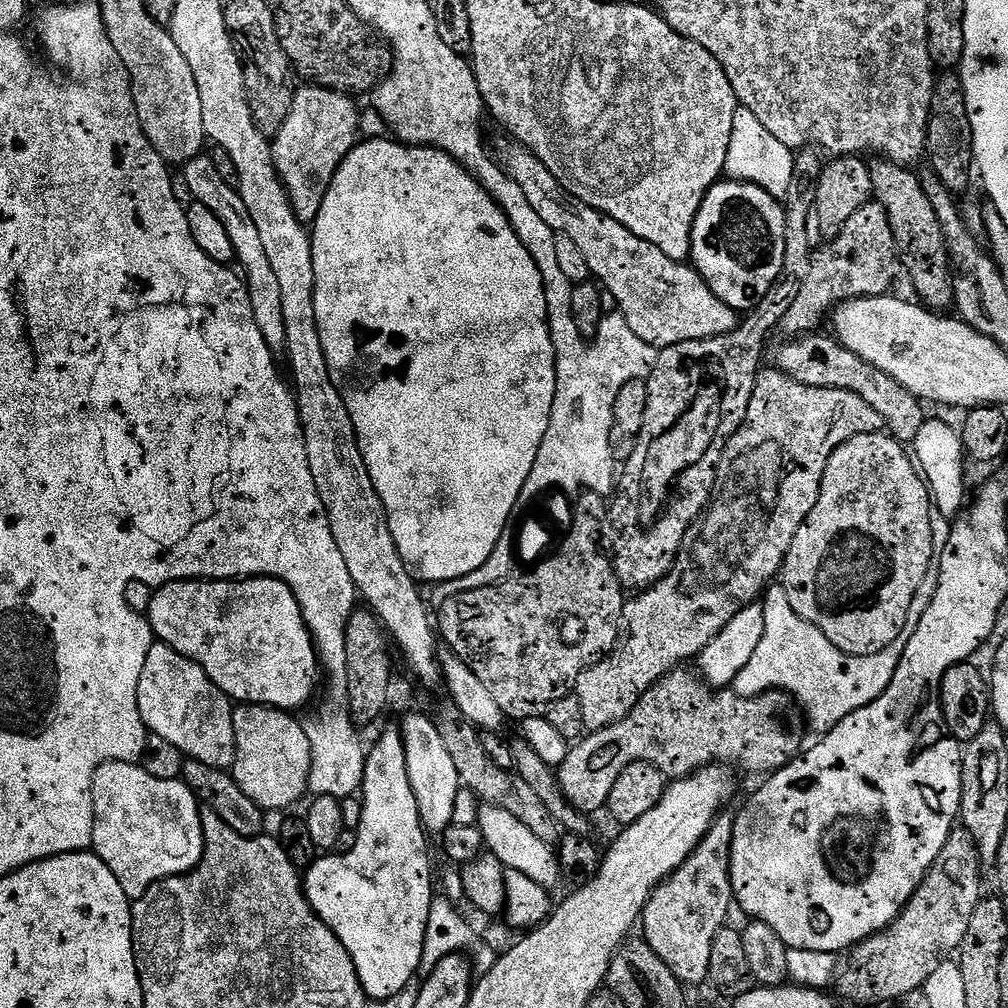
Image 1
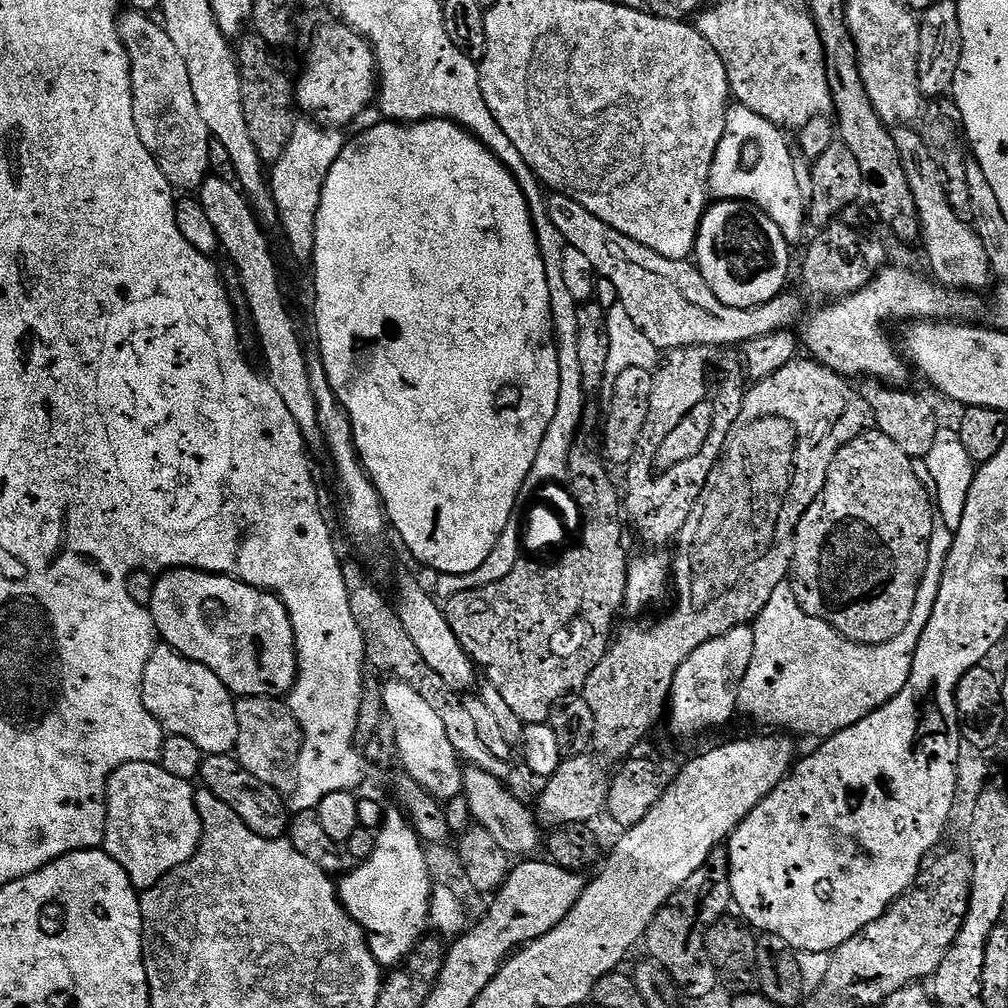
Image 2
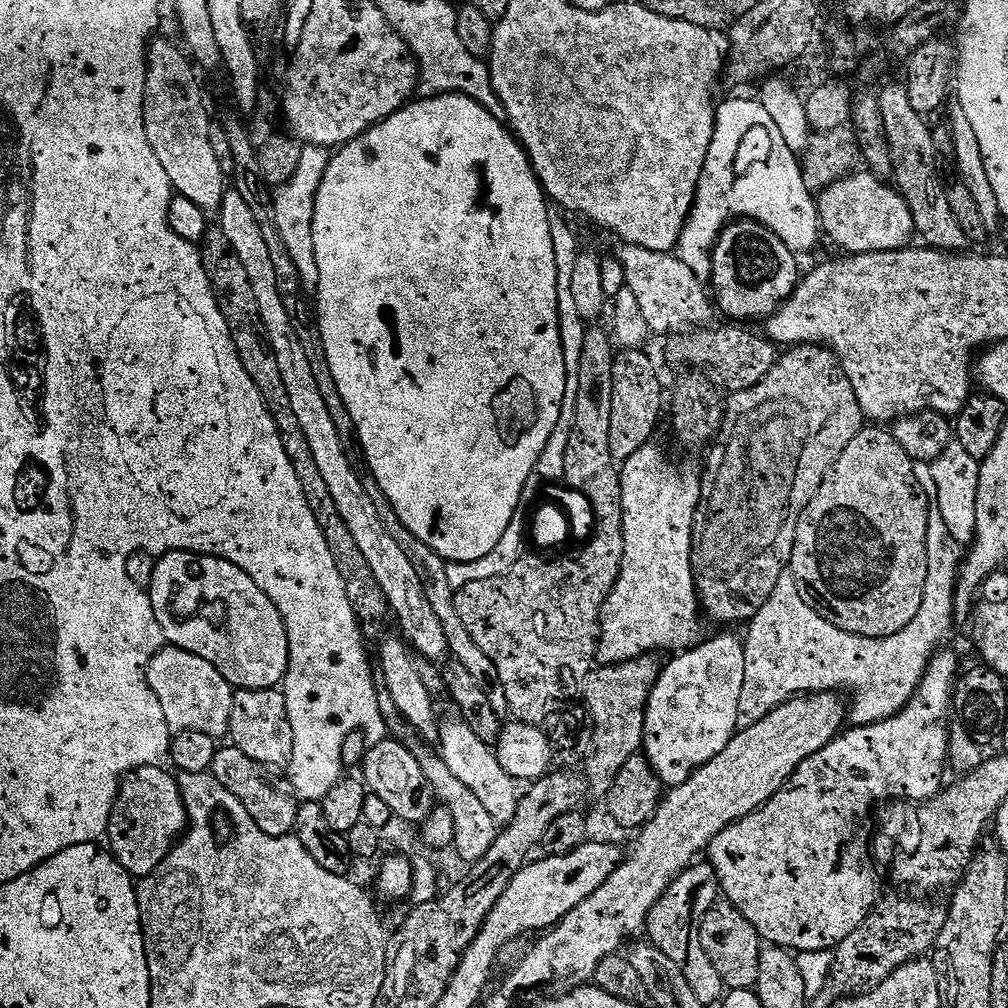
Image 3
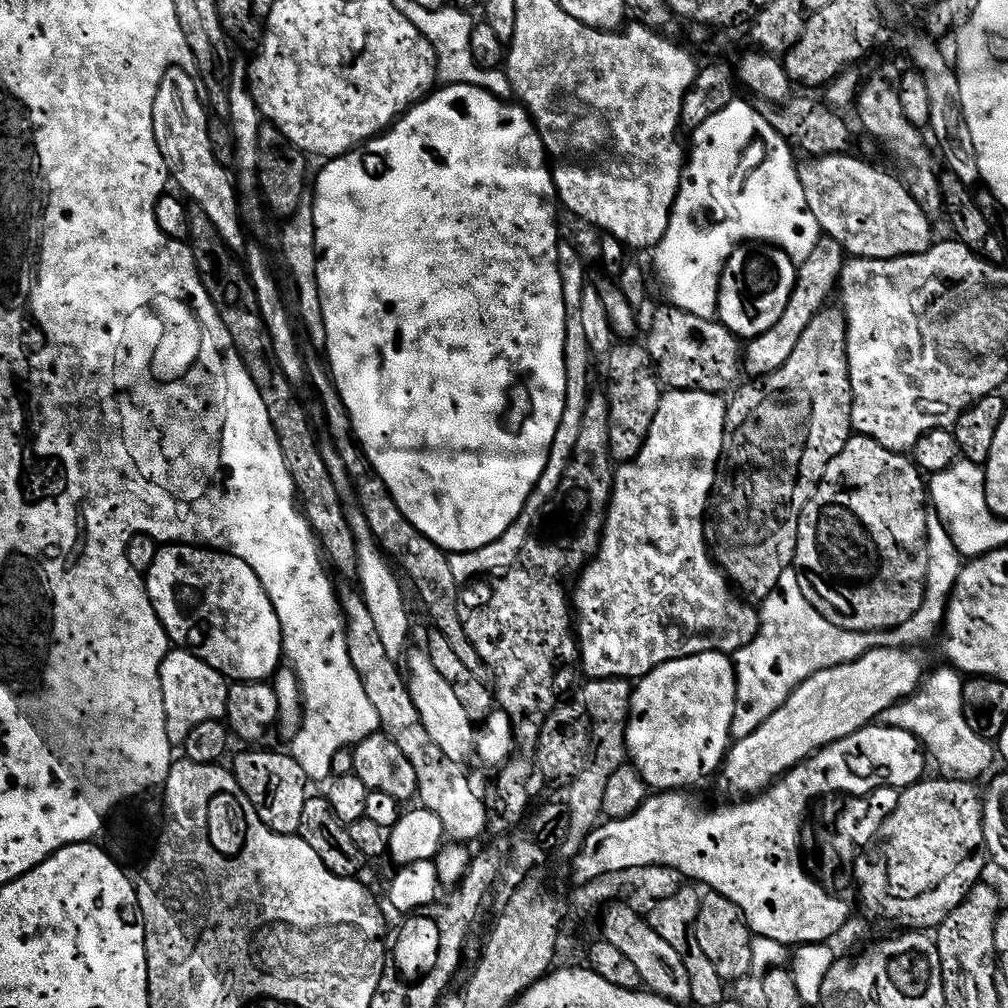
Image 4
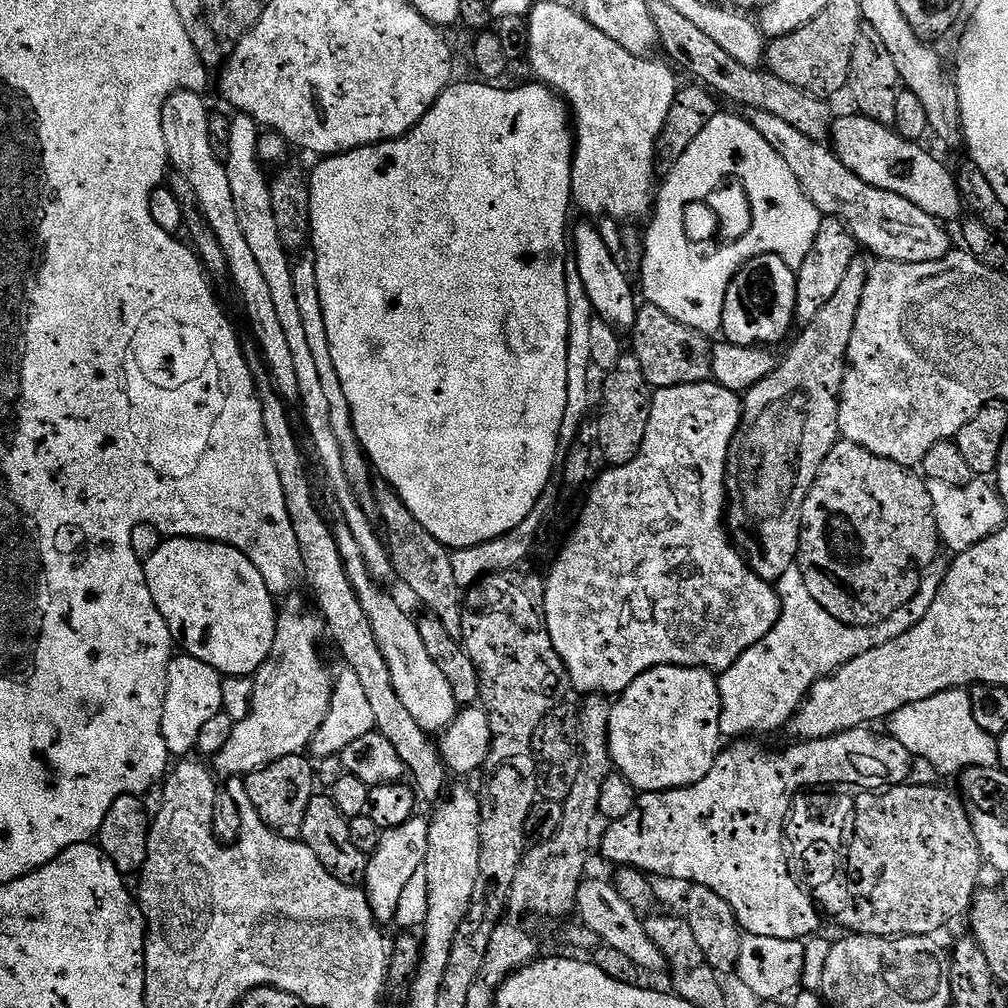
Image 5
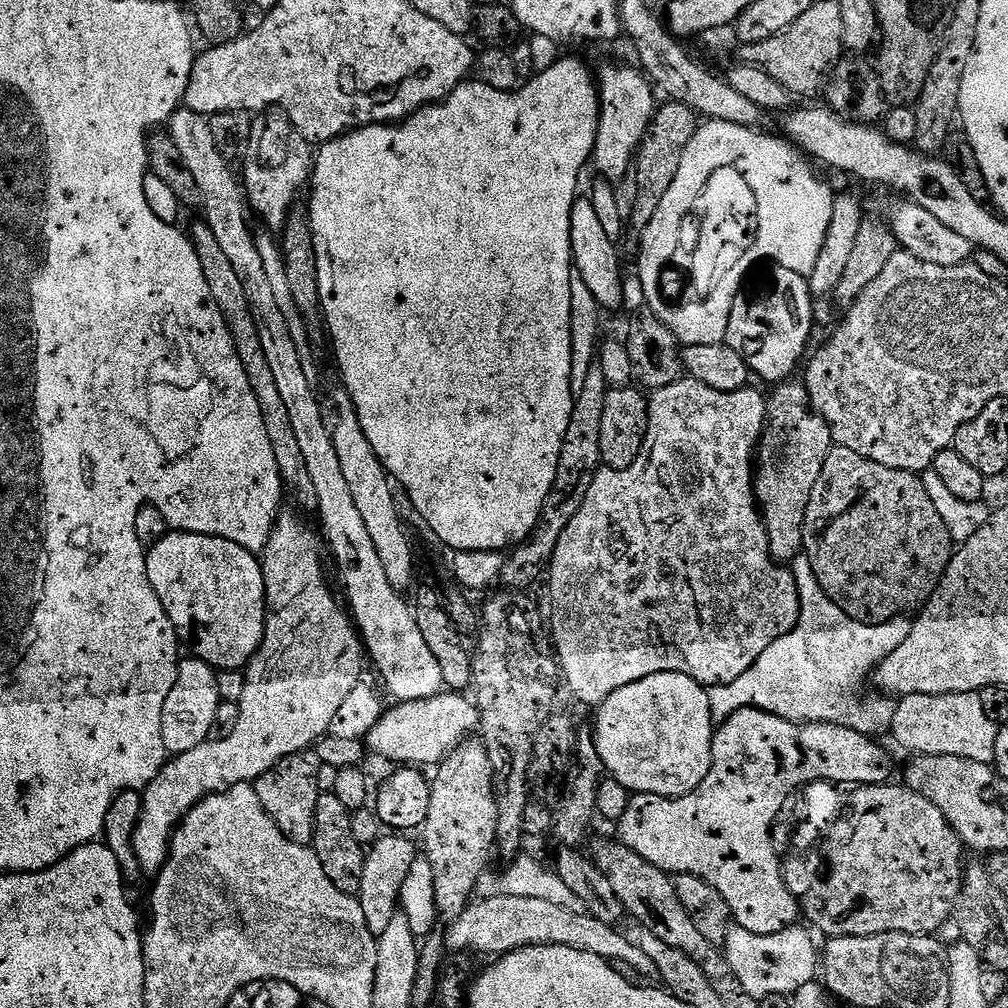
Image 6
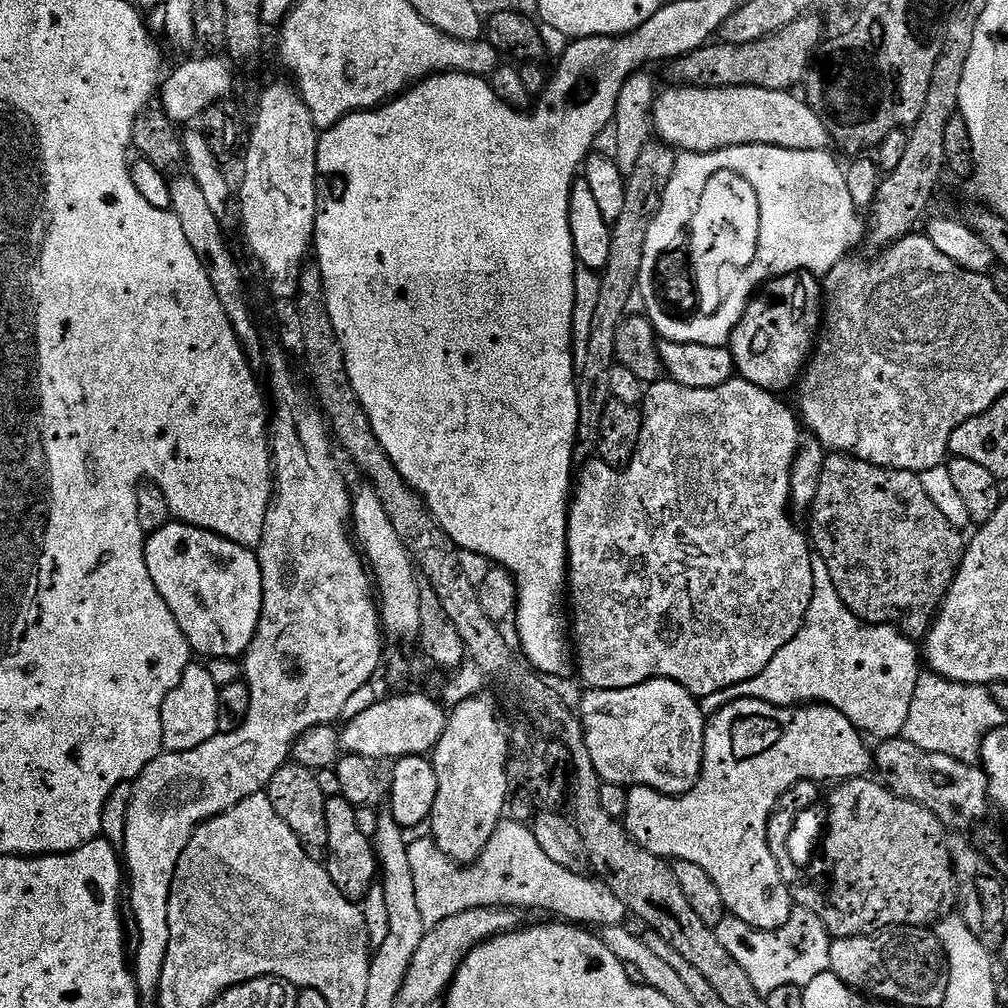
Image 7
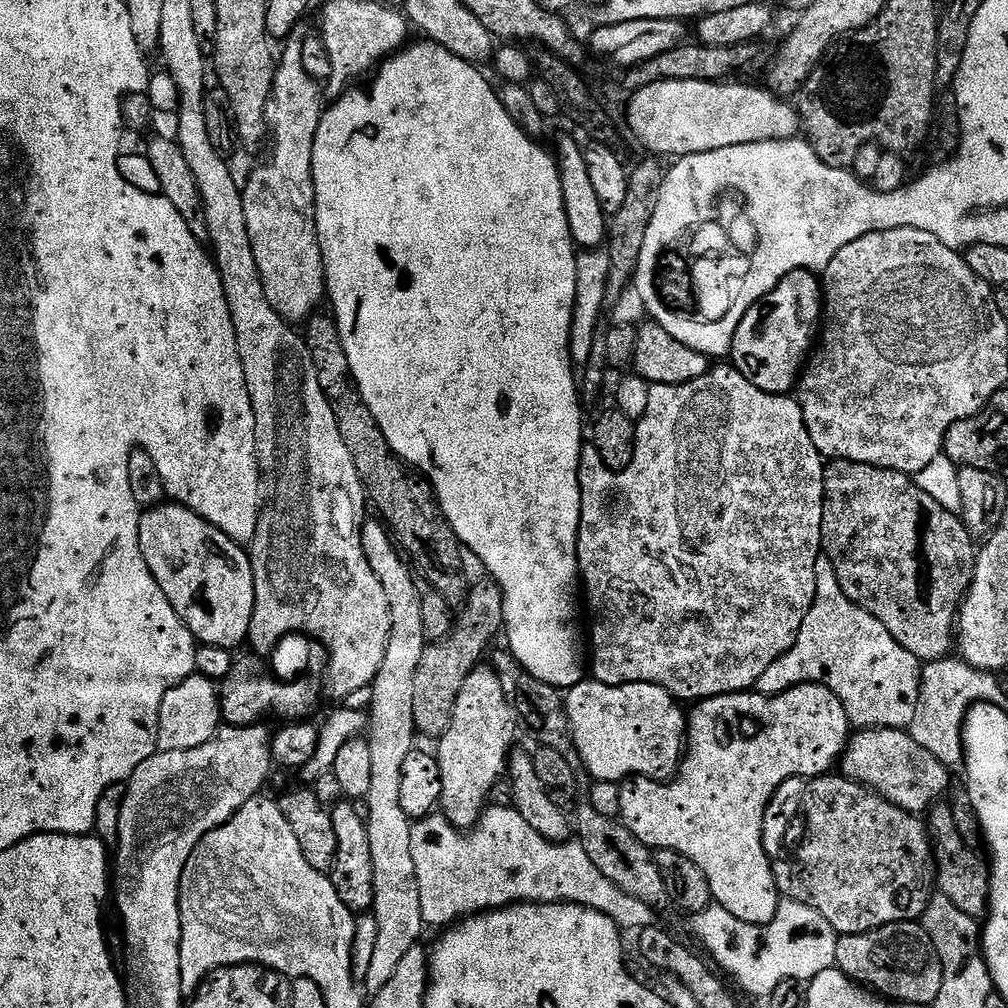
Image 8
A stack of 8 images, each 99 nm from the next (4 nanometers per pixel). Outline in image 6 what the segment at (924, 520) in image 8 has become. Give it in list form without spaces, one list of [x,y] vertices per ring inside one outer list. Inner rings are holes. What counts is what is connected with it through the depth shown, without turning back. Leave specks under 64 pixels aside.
[[[836,446],[826,458],[826,466],[822,466],[822,474],[818,474],[818,482],[814,482],[814,490],[810,494],[810,506],[806,510],[804,519],[804,547],[803,555],[810,558],[814,566],[814,574],[818,574],[818,582],[822,590],[833,600],[840,609],[850,618],[854,618],[863,624],[885,624],[887,620],[893,620],[895,616],[915,613],[924,607],[934,594],[942,574],[946,574],[946,566],[952,560],[954,541],[948,533],[946,522],[942,522],[942,514],[930,502],[930,494],[926,494],[926,486],[923,479],[917,473],[894,470],[890,466],[882,466],[873,460],[862,458],[862,454],[854,454],[854,450]]]

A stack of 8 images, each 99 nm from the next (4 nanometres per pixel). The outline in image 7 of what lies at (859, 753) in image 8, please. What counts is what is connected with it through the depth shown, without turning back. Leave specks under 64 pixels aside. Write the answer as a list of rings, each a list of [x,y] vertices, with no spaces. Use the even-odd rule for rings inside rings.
[[[903,738],[886,740],[874,752],[874,768],[885,788],[902,798],[924,804],[945,829],[964,834],[975,829],[990,808],[988,773],[975,764],[963,764],[946,754],[934,754]]]

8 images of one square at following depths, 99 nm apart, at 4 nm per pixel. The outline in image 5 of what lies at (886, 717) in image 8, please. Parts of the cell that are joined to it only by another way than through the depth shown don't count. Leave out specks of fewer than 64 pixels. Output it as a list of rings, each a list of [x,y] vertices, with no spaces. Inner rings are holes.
[[[937,558],[925,570],[914,599],[906,602],[902,610],[874,628],[855,628],[853,624],[838,622],[838,618],[814,602],[814,594],[810,594],[799,566],[786,570],[778,581],[780,620],[774,630],[770,630],[762,642],[750,646],[734,666],[719,673],[721,733],[725,737],[732,736],[728,738],[748,738],[756,734],[752,732],[776,732],[783,724],[785,727],[816,681],[831,676],[846,662],[866,654],[866,650],[874,650],[922,622],[942,586],[945,571],[945,561]]]

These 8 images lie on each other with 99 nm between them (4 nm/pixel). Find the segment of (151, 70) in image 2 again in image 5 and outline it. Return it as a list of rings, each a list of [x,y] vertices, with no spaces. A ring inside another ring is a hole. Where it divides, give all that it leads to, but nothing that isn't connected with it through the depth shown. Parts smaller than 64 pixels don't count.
[[[181,90],[175,92],[162,110],[162,130],[168,147],[168,158],[171,167],[179,175],[190,178],[190,186],[198,193],[198,202],[210,222],[214,226],[214,234],[218,234],[218,242],[222,242],[222,252],[226,254],[228,263],[227,275],[232,276],[236,288],[240,291],[240,300],[244,303],[244,312],[248,315],[248,324],[252,327],[254,342],[260,349],[261,356],[268,364],[268,372],[272,375],[272,383],[285,401],[299,401],[297,371],[294,370],[294,357],[274,306],[270,286],[254,253],[242,235],[242,225],[238,222],[238,213],[234,211],[234,198],[230,194],[230,178],[226,178],[224,161],[219,160],[210,150],[210,130],[208,118],[210,108],[204,105],[205,97],[198,92]]]

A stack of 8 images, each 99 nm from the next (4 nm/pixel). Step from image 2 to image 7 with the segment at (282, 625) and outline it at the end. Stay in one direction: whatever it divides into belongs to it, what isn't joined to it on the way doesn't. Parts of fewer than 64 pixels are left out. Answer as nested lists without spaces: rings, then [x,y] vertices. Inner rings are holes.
[[[170,522],[145,539],[144,557],[158,594],[170,606],[193,653],[213,660],[243,657],[258,630],[264,605],[256,552],[213,532]]]

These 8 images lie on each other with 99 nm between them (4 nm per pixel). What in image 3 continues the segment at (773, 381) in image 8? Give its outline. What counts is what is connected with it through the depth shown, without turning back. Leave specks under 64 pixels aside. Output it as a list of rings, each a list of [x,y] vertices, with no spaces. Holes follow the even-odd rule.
[[[740,218],[735,222],[729,223],[724,231],[720,233],[720,238],[711,249],[711,253],[712,274],[710,283],[716,287],[714,300],[718,305],[719,311],[723,315],[725,312],[732,319],[729,321],[748,322],[744,320],[760,319],[760,321],[763,321],[771,316],[796,289],[798,283],[798,275],[796,276],[797,253],[791,252],[765,224],[760,224],[757,220]]]

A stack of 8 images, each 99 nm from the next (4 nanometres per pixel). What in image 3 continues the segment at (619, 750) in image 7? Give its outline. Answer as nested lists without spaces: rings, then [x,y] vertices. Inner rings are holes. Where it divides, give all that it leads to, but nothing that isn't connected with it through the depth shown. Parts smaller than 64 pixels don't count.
[[[716,636],[713,640],[707,640],[705,639],[697,644],[695,648],[688,649],[687,652],[673,655],[669,659],[672,661],[668,665],[665,663],[661,667],[660,677],[656,679],[648,704],[644,707],[644,745],[642,747],[642,755],[648,761],[648,765],[658,774],[661,785],[668,790],[682,786],[706,762],[718,758],[718,754],[722,754],[722,750],[726,750],[726,746],[730,746],[733,736],[738,731],[738,702],[742,698],[742,686],[744,685],[744,645],[739,639],[736,641],[732,636]]]

